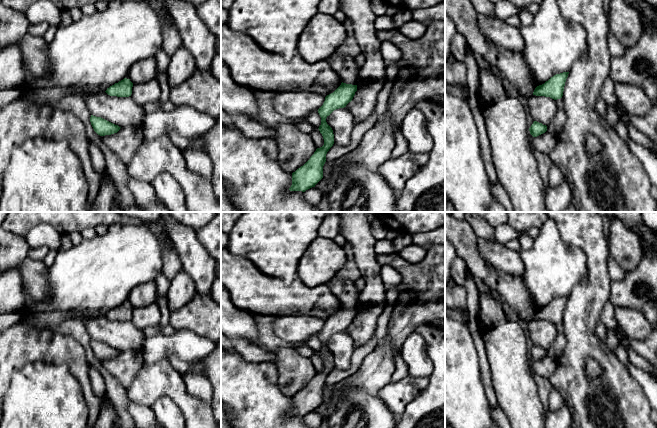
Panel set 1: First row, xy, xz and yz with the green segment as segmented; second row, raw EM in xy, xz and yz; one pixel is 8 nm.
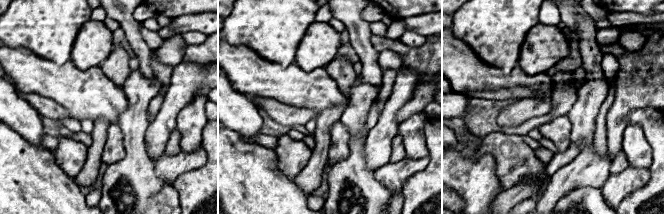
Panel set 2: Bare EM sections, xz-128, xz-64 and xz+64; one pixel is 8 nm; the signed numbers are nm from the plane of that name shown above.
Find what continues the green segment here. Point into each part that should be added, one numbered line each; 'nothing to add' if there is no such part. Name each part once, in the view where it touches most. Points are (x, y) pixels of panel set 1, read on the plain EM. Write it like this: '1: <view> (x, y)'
1: xz (345, 290)

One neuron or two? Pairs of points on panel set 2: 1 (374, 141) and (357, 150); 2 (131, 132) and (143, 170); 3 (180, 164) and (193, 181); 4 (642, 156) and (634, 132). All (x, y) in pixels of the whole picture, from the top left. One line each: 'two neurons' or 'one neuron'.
1: two neurons
2: one neuron
3: two neurons
4: one neuron

